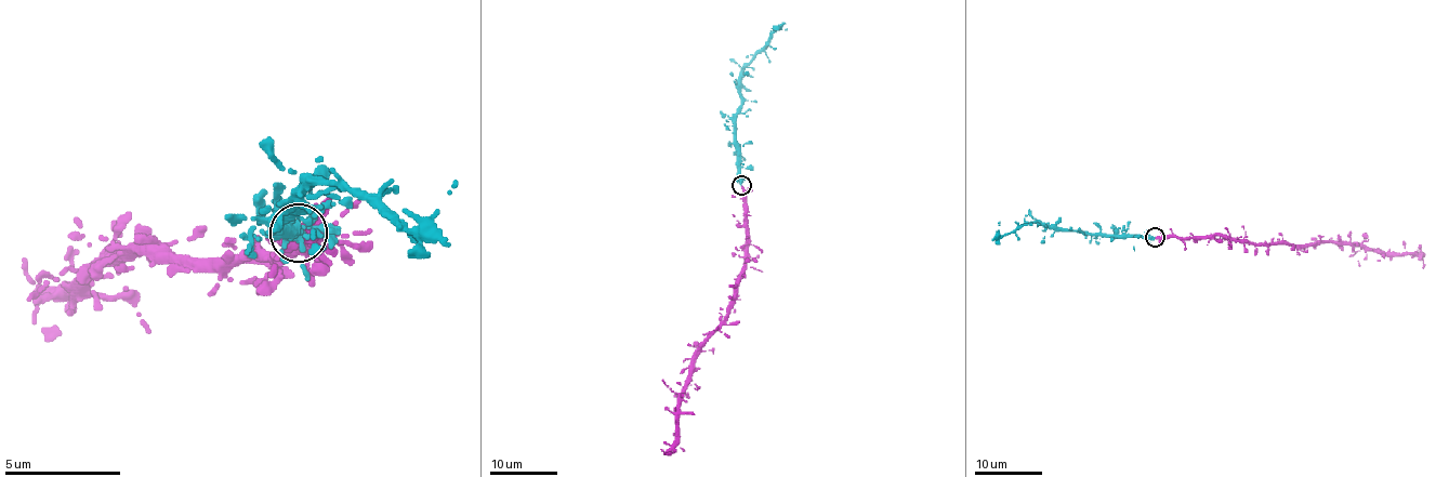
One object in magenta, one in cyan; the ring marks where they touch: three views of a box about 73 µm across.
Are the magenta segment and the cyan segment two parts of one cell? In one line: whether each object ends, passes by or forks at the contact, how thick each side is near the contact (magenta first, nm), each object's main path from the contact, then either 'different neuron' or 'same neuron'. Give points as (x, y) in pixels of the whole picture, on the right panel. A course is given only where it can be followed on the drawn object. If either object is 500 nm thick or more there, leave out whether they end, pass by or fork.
magenta ends | cyan forks | 360/240 nm | magenta via (1155, 237), (1356, 243), (1388, 253), (1418, 253), (1423, 267) | cyan via (1155, 237), (1085, 235), (1074, 229), (1023, 223), (1010, 233), (999, 235), (999, 221) | same neuron

